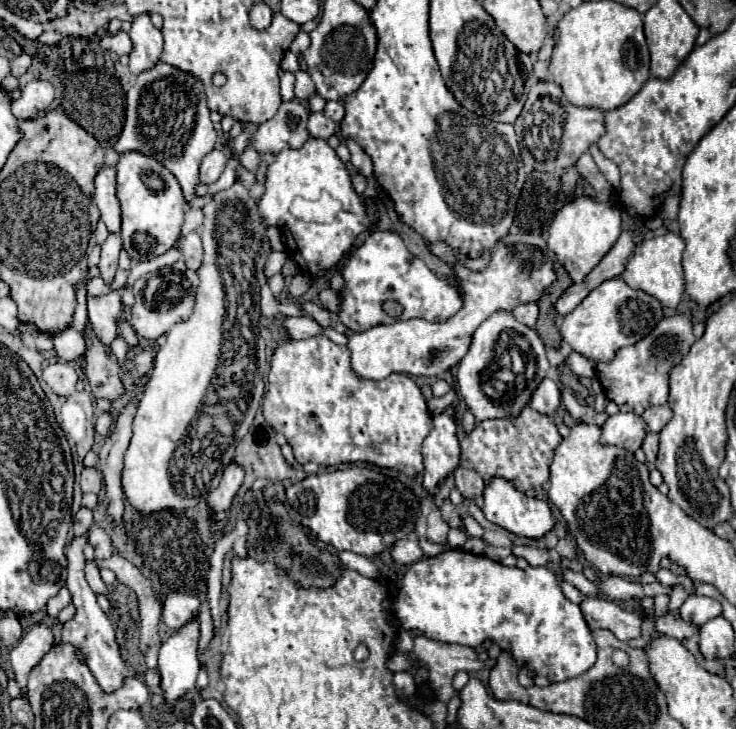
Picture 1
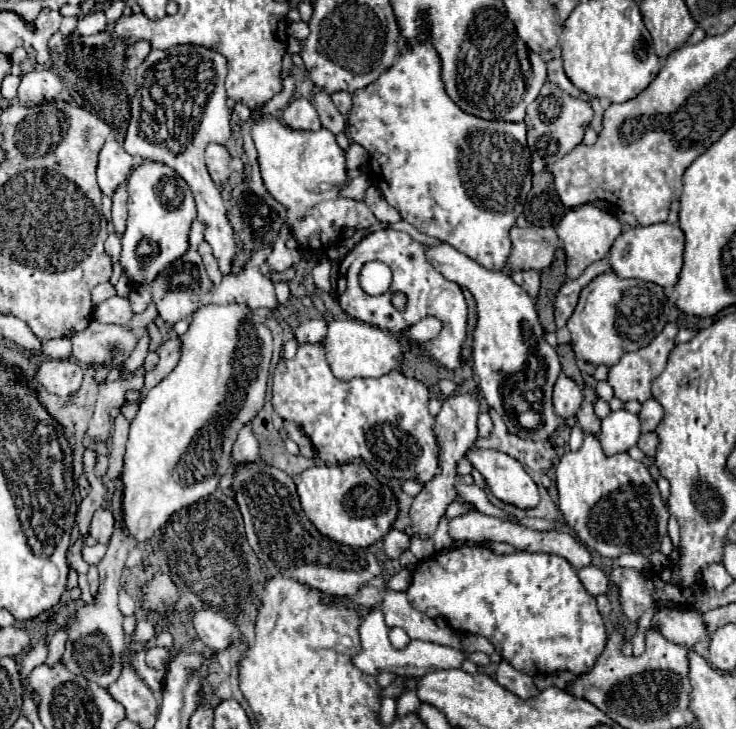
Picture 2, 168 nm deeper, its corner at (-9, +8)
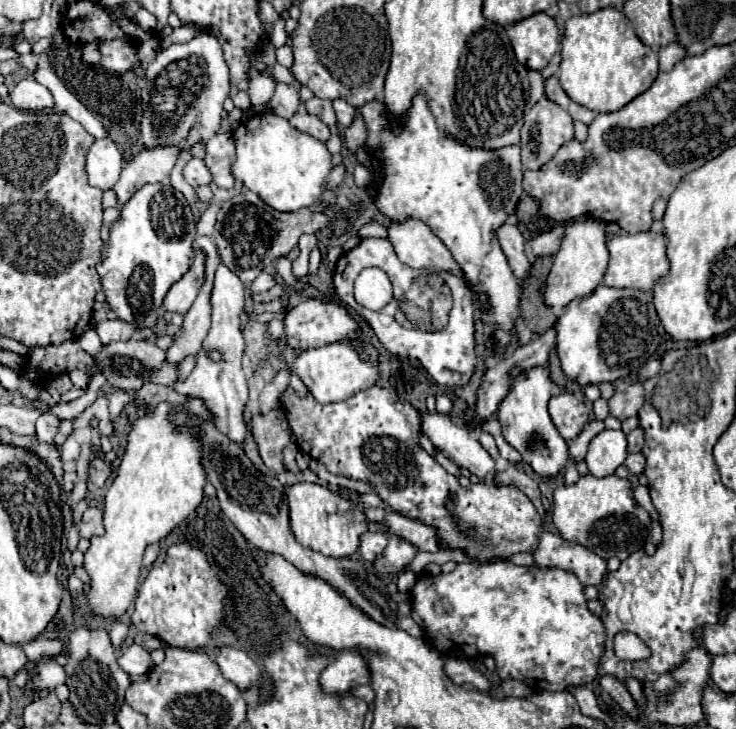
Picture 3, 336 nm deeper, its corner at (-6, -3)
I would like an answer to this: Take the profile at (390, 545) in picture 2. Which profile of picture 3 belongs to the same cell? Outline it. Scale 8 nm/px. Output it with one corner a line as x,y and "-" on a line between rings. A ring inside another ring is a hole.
369,531
369,533
365,533
361,537
359,551
361,551
365,561
375,561
383,553
385,547
387,547
387,535
385,533
371,533

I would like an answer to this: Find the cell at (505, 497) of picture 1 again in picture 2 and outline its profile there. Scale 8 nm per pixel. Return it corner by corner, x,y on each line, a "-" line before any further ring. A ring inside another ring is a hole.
470,448
466,458
484,476
496,498
518,508
534,508
540,502
536,482
512,456
500,450

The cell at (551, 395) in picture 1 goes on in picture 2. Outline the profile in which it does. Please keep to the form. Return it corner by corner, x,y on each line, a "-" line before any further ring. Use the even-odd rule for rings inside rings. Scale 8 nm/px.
560,374
558,382
554,386
554,410
556,410
556,414
564,420
576,416
582,400
584,400
584,396
582,396
580,386
574,380
570,380
568,376

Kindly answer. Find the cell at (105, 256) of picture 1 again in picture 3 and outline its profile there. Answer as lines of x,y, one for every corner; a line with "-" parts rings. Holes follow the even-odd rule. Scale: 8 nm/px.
155,147
147,151
139,151
133,161
121,171
117,185
113,187
119,205
123,207
129,197
147,183
159,183
169,177
175,161
177,161
177,147

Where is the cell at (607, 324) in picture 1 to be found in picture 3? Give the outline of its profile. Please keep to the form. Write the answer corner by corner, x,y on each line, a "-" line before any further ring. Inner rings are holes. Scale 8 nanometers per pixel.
599,285
591,295
583,299
573,299
565,313
557,319
557,353
561,359
563,373
577,381
579,385
597,385
603,381
615,381
637,373
645,361
655,353
661,341
661,321
653,305
653,293
637,291
637,289
613,289
607,285

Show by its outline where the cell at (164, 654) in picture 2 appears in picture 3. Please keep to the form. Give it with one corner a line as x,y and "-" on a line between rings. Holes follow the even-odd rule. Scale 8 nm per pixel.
131,645
119,657
119,667
131,677
139,677
139,675
147,675
153,669
153,659
141,645

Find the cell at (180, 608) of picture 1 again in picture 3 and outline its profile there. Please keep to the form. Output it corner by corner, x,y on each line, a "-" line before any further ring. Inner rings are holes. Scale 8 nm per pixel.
231,645
219,647
215,663
219,665
223,677
235,683
239,689
249,689
251,685
255,685
261,673
259,667
253,663
253,659
245,651
235,649

